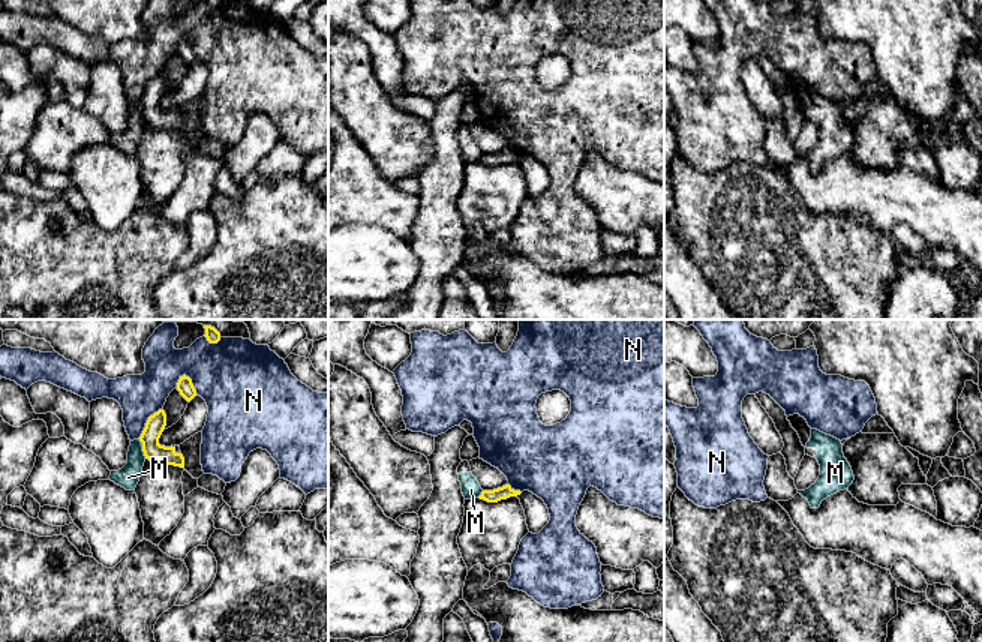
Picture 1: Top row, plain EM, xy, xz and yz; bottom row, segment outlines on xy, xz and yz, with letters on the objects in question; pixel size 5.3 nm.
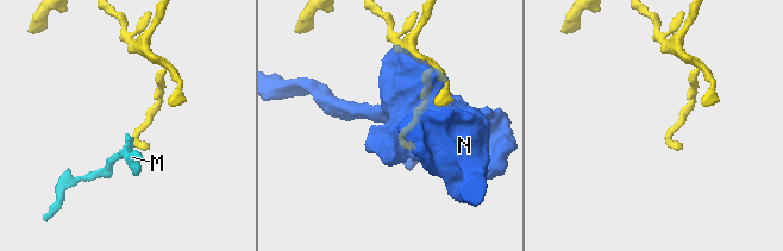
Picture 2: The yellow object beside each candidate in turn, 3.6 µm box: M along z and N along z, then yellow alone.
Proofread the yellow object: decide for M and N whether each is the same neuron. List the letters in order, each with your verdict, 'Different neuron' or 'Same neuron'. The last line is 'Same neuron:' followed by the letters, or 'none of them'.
M: Different neuron
N: Different neuron
Same neuron: none of them

